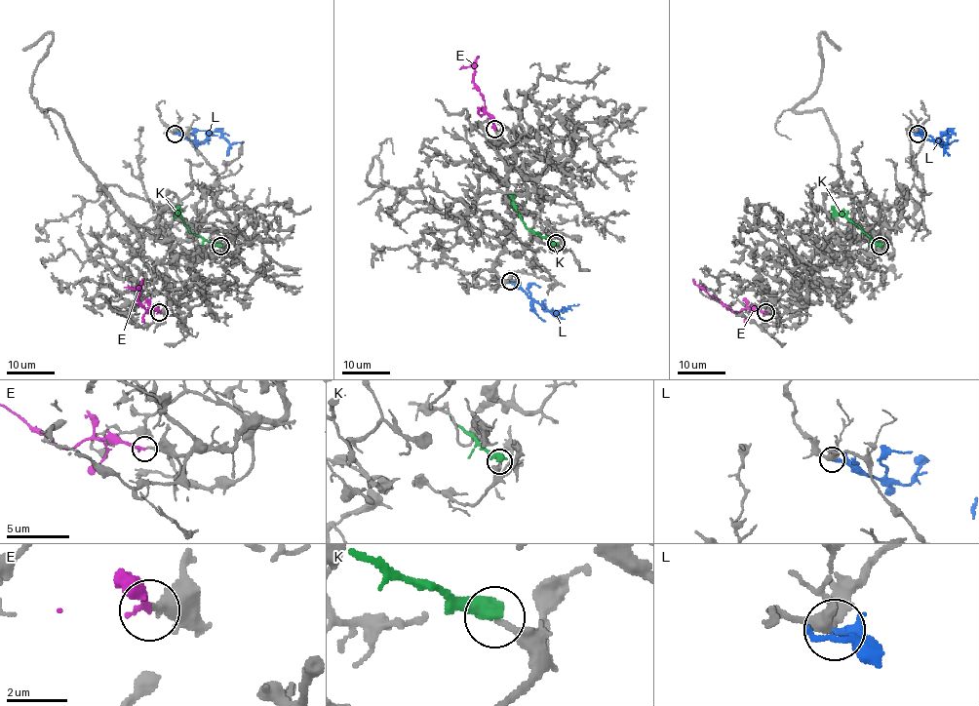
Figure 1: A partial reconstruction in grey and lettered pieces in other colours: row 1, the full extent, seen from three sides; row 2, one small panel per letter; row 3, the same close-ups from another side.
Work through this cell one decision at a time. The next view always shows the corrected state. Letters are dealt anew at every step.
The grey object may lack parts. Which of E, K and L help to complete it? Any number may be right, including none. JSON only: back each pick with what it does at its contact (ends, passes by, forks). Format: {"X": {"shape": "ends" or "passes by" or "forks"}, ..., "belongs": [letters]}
{"E": {"shape": "ends"}, "belongs": ["E"]}

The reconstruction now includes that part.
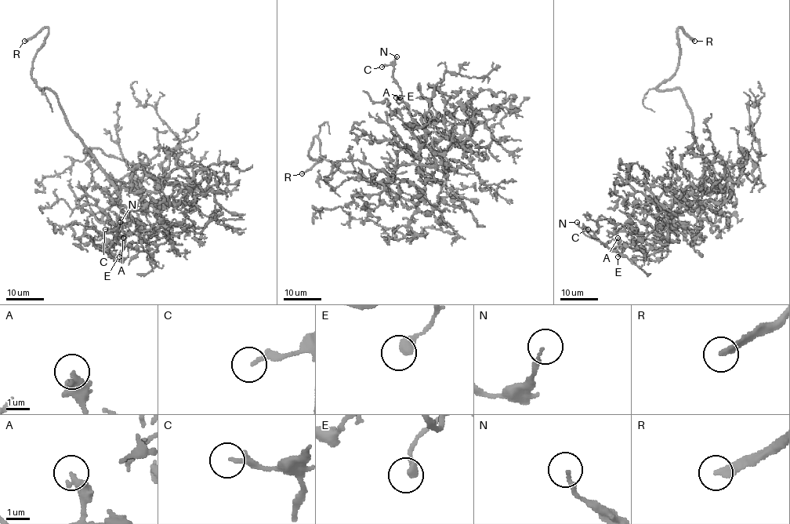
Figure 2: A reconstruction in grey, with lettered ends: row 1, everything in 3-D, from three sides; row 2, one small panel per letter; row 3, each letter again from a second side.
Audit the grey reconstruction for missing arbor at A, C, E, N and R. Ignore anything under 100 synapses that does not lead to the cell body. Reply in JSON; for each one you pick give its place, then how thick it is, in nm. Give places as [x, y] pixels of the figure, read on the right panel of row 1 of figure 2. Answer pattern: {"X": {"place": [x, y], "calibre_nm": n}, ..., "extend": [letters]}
{"R": {"place": [694, 41], "calibre_nm": 280}, "extend": ["R"]}

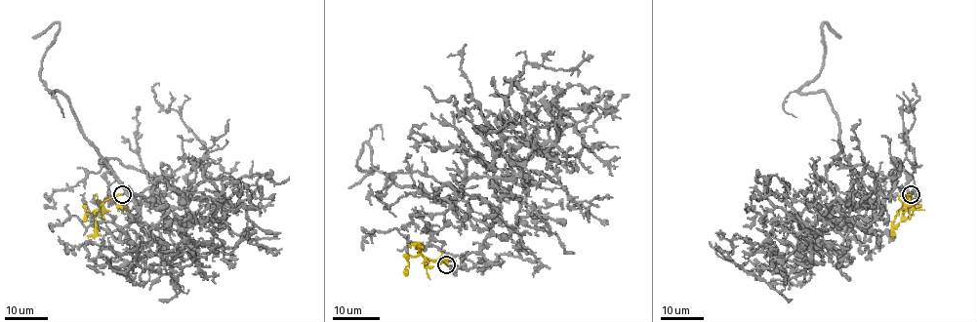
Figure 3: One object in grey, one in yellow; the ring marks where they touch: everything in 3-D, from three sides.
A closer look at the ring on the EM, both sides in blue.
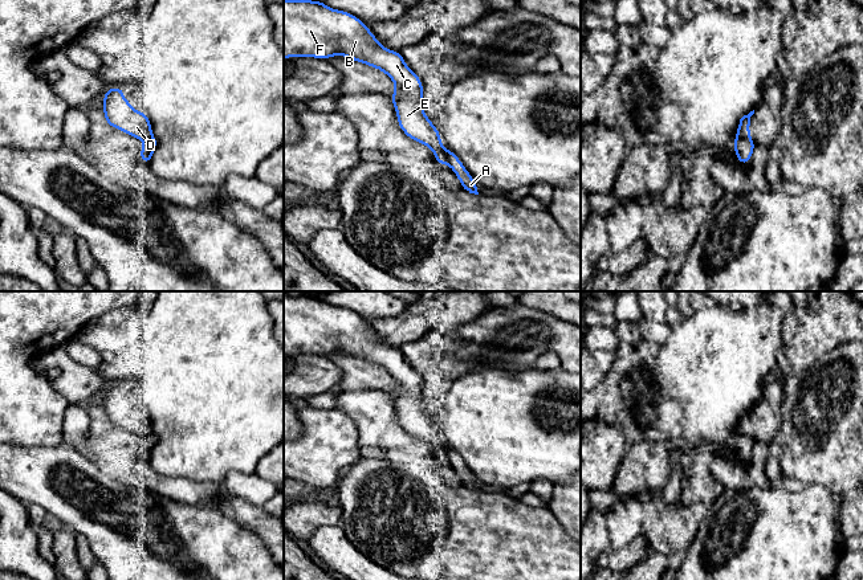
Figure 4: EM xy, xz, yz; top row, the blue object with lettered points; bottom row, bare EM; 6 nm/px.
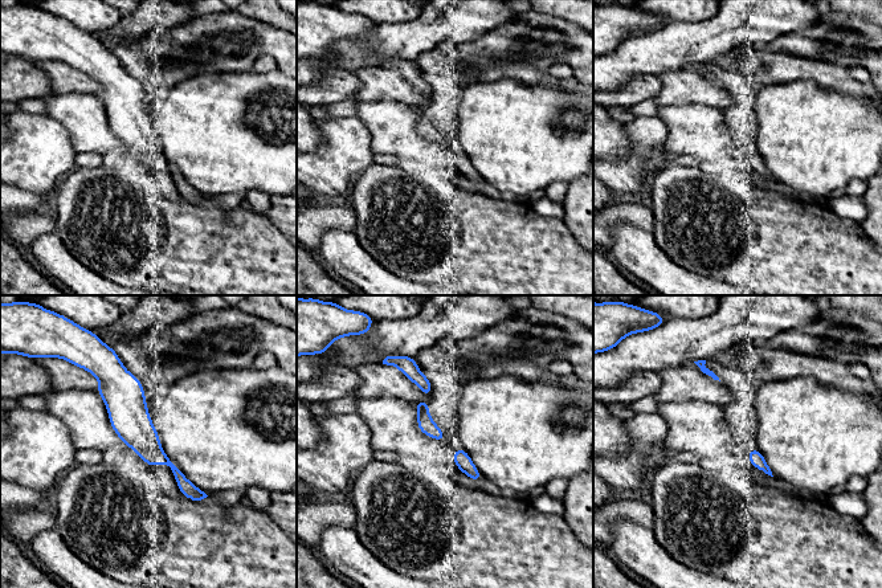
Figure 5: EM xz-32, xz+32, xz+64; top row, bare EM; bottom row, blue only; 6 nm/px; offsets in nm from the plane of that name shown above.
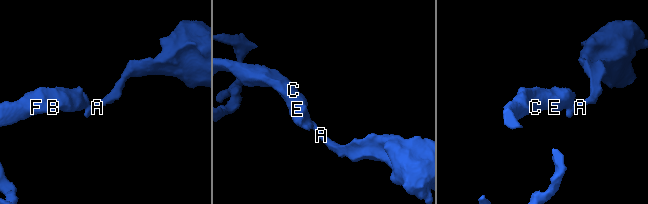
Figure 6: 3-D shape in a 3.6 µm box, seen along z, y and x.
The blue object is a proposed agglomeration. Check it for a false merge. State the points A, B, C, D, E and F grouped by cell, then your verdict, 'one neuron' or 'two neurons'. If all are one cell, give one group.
A / B C D E F | two neurons

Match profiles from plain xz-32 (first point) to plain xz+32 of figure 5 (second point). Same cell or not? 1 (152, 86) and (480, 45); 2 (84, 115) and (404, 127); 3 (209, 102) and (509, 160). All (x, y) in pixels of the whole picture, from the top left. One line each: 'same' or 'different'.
1: same
2: same
3: same

